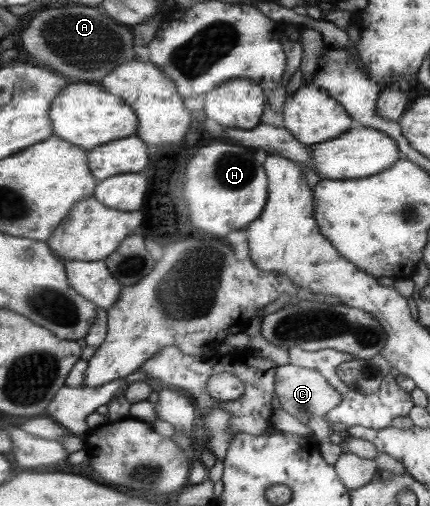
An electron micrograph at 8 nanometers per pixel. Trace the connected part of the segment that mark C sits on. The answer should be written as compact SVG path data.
M292 364L278 368L275 375L275 393L280 401L281 410L288 412L302 425L312 430L316 440L321 442L321 451L326 457L326 462L335 466L342 454L342 449L334 446L332 441L330 442L330 432L333 429L325 416L330 413L330 410L337 409L341 405L341 393L336 388L330 386L325 376L320 375L316 370L292 366Z

